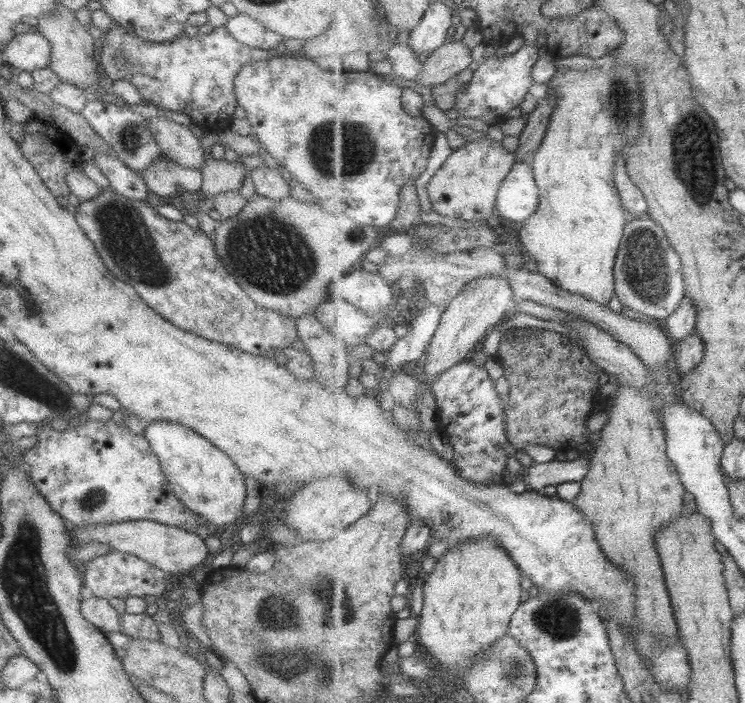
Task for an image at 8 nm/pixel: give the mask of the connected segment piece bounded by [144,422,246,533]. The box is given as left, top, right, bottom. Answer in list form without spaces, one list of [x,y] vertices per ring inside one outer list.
[[[146,422],[145,437],[158,456],[172,492],[186,508],[203,516],[215,532],[226,533],[242,516],[246,482],[234,461],[190,428],[170,422]]]

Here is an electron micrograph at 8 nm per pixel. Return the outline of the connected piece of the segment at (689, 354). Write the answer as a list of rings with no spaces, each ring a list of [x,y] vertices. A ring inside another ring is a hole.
[[[698,330],[694,335],[675,342],[675,366],[682,376],[698,368],[706,356],[706,341]]]

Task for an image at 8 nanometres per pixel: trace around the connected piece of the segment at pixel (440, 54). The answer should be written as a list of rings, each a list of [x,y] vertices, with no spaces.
[[[448,40],[434,54],[424,58],[424,72],[418,78],[418,84],[432,88],[444,84],[446,80],[458,76],[474,62],[472,49],[461,40]]]

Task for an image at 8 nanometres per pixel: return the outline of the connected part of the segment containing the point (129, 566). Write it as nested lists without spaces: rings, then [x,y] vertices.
[[[112,549],[85,563],[83,586],[86,594],[98,598],[123,598],[166,595],[169,575],[144,559]]]

